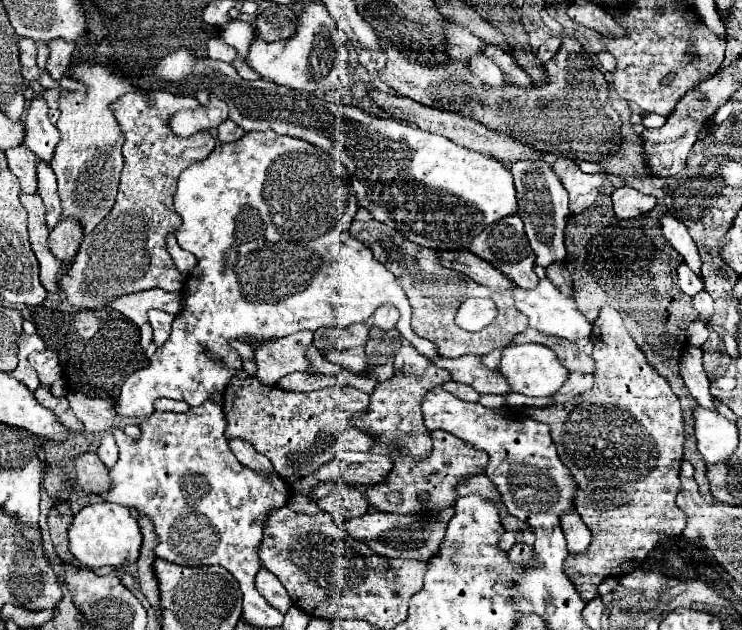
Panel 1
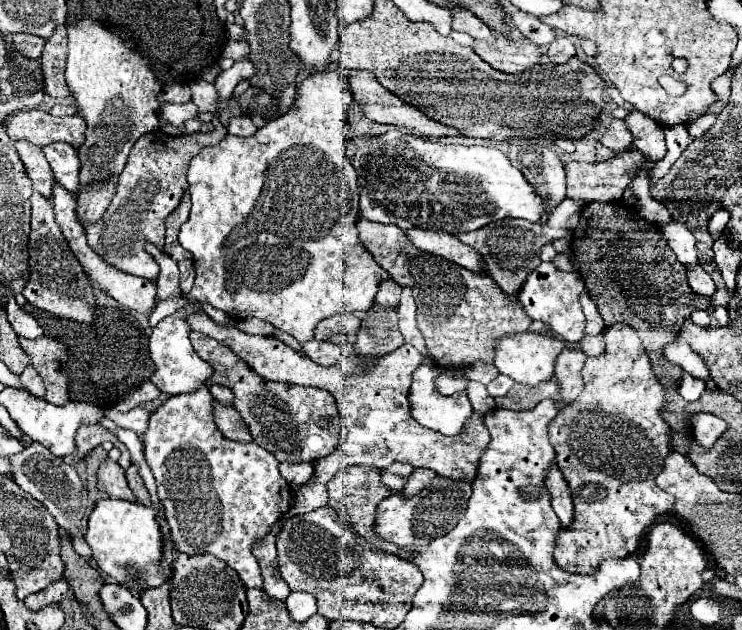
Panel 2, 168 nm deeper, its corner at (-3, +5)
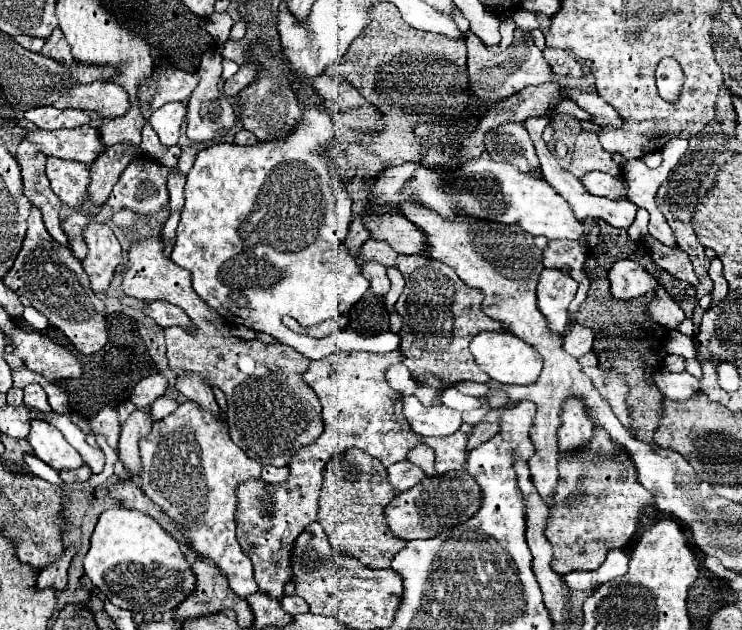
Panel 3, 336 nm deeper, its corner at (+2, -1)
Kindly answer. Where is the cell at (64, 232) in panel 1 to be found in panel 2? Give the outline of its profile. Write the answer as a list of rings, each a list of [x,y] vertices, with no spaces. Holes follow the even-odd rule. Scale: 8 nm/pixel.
[[[109,178],[103,182],[83,186],[77,196],[79,220],[83,224],[91,224],[99,220],[99,216],[103,216],[103,212],[107,210],[111,196],[115,196],[115,188],[117,188],[117,178]]]

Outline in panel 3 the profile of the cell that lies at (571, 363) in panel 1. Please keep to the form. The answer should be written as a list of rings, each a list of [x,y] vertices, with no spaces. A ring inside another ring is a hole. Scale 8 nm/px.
[[[566,398],[560,412],[560,428],[558,428],[558,444],[560,454],[572,452],[580,446],[584,446],[592,436],[592,422],[586,418],[586,412],[582,410],[582,404],[578,398]]]

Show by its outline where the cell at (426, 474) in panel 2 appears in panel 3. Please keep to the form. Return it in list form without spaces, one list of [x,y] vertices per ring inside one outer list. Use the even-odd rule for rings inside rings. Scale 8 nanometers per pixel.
[[[418,444],[412,454],[408,454],[408,460],[412,464],[422,464],[422,470],[426,470],[426,476],[432,476],[434,474],[434,452],[424,446],[424,444]]]

